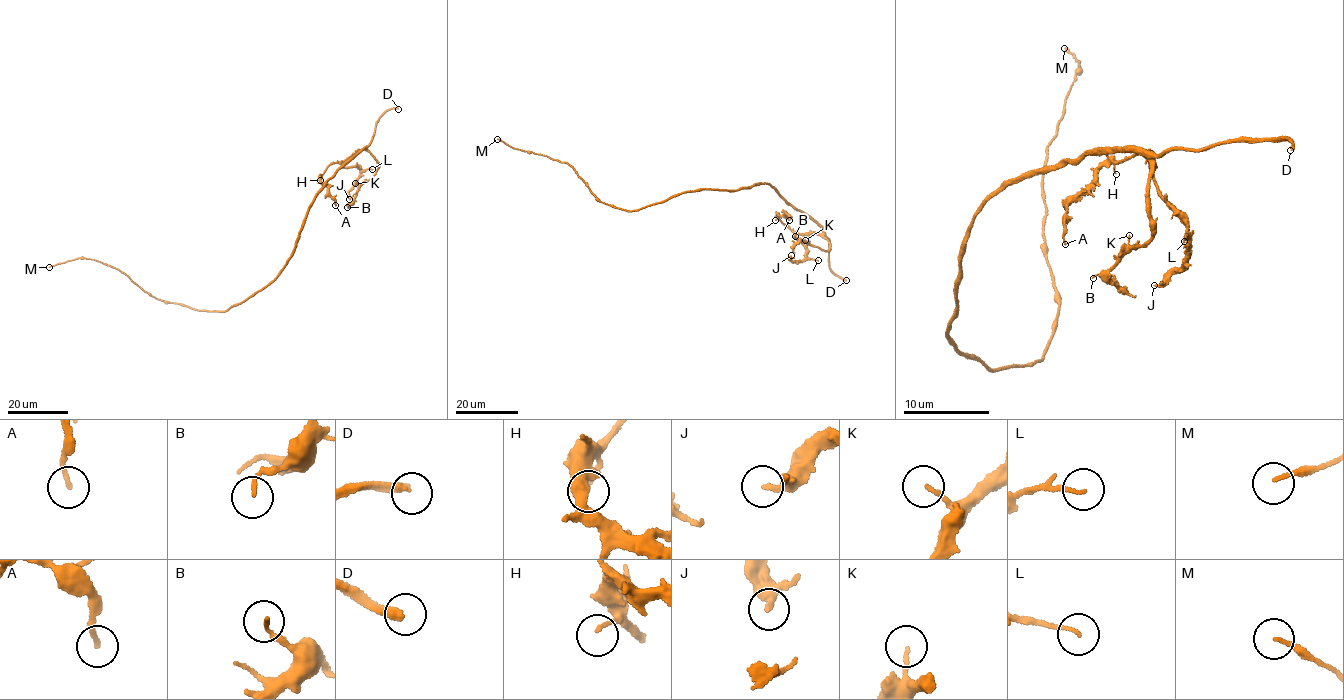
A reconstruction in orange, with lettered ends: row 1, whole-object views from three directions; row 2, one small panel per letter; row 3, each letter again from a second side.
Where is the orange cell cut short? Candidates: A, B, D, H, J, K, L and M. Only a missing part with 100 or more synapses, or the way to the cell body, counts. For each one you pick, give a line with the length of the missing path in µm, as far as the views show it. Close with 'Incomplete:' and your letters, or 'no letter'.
D: 90 µm
Incomplete: D

